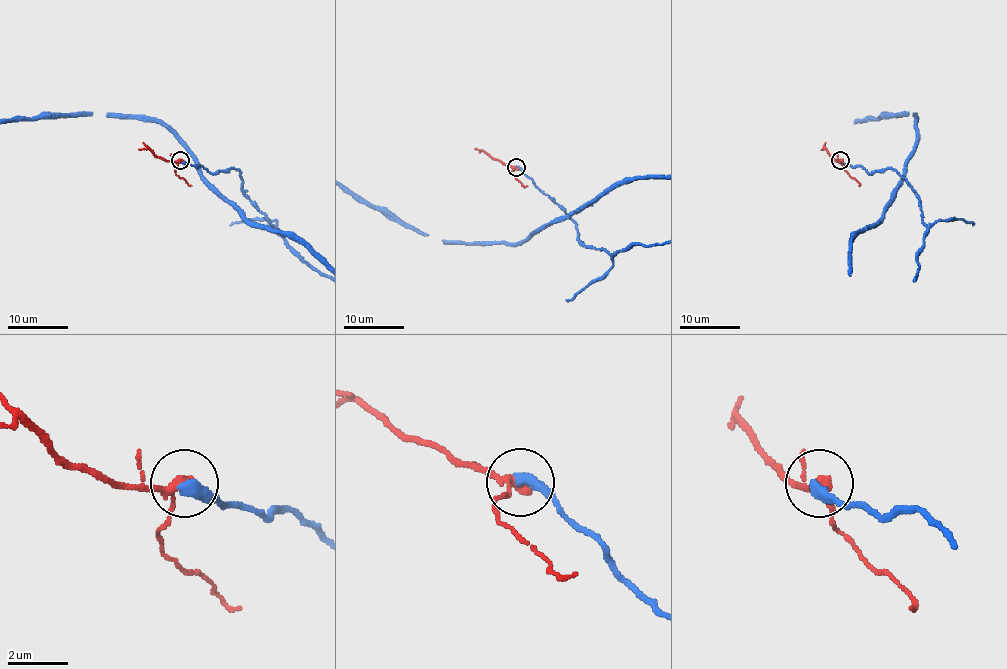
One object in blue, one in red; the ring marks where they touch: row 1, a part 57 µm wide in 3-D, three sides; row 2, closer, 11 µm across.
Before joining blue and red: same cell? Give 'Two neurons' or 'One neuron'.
Two neurons

